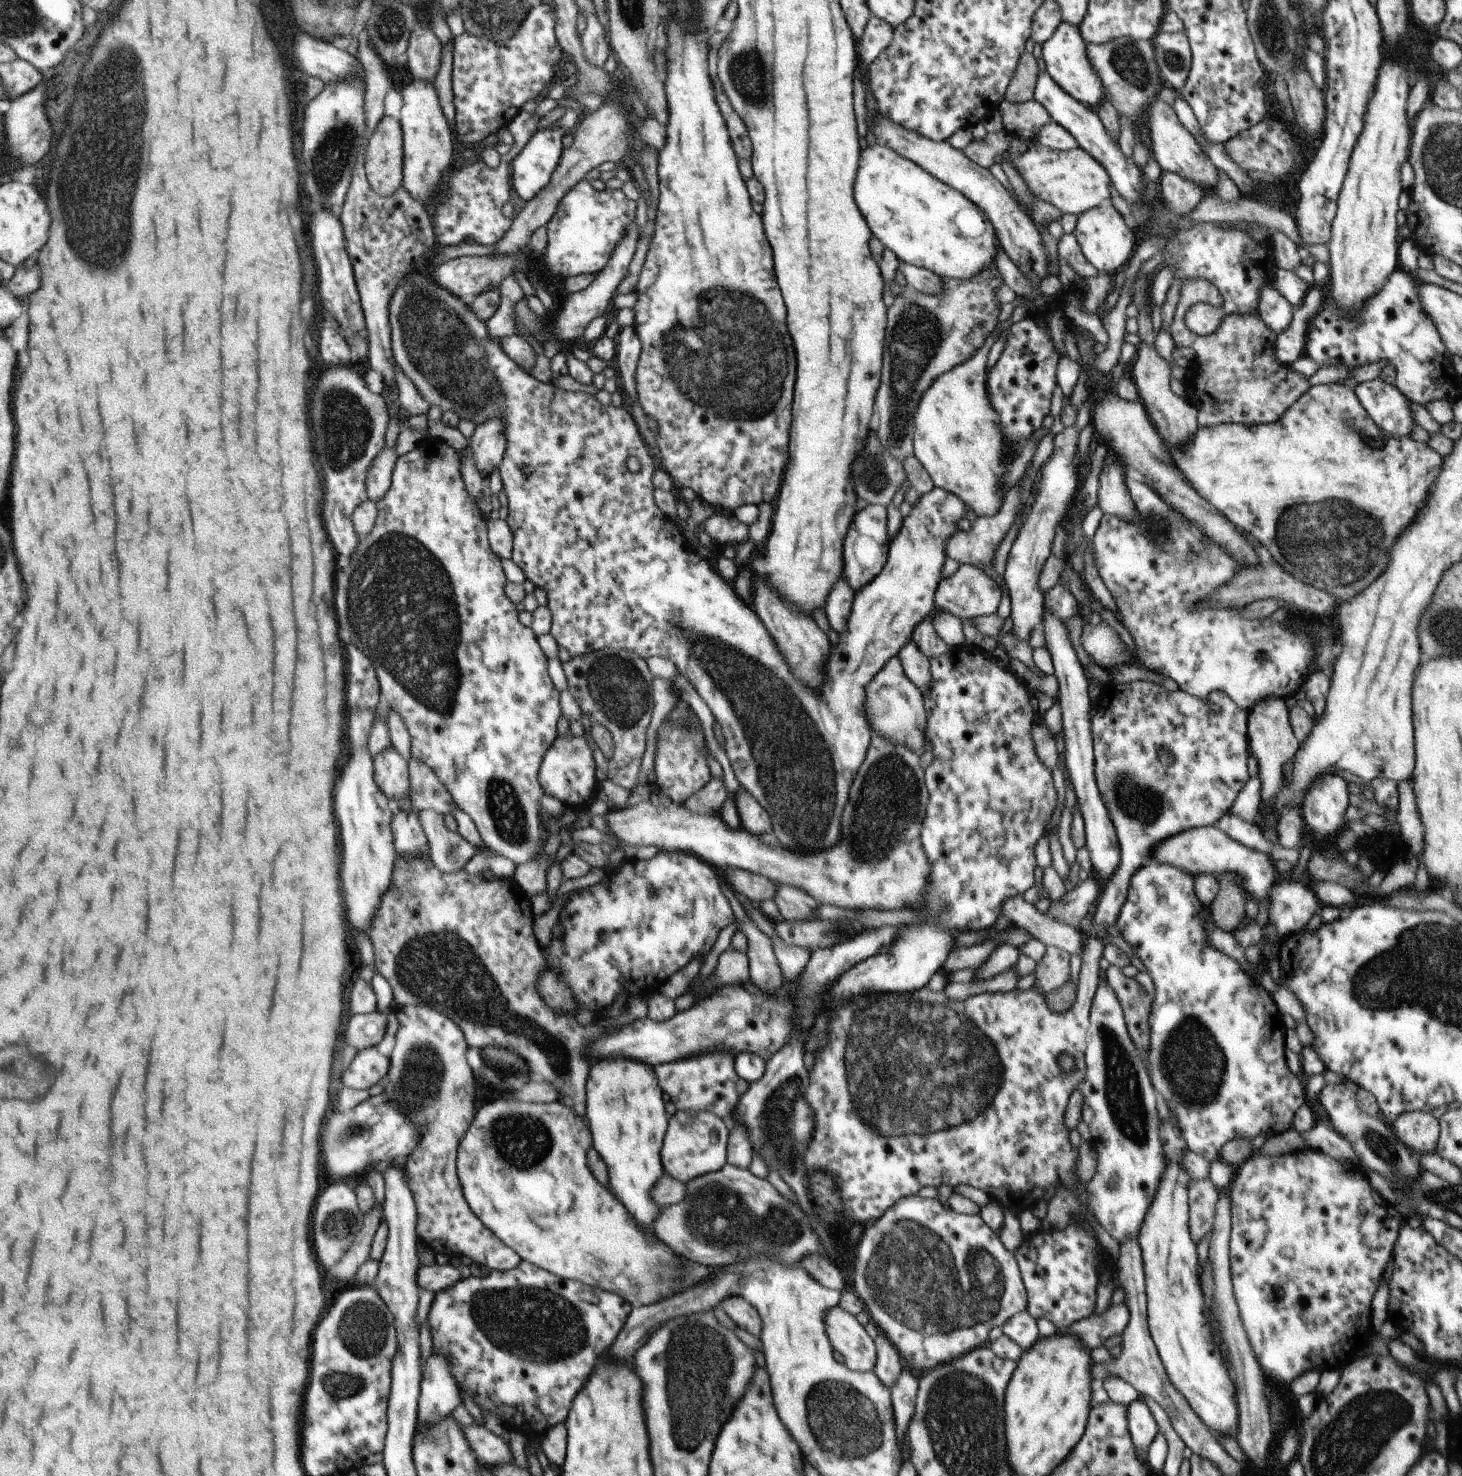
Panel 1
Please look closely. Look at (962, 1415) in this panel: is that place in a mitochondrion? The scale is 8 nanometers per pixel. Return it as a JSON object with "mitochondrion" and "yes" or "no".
{"mitochondrion":"yes"}

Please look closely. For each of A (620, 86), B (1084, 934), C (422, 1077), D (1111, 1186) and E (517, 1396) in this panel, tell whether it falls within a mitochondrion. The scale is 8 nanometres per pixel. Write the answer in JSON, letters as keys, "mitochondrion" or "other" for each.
{"A":"other","B":"other","C":"mitochondrion","D":"mitochondrion","E":"other"}

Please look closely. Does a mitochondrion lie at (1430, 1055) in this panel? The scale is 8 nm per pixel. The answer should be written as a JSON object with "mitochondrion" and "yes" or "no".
{"mitochondrion":"no"}

